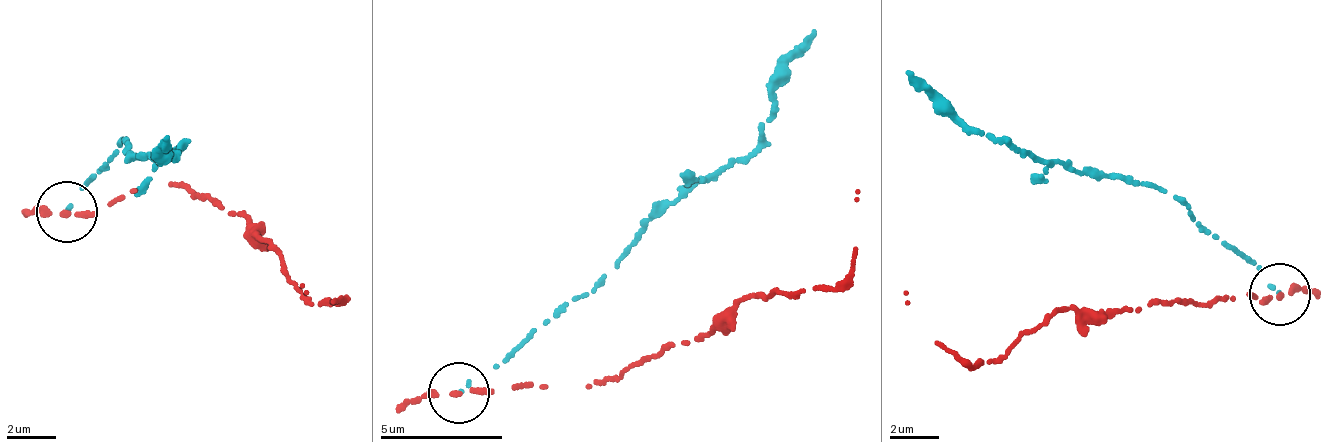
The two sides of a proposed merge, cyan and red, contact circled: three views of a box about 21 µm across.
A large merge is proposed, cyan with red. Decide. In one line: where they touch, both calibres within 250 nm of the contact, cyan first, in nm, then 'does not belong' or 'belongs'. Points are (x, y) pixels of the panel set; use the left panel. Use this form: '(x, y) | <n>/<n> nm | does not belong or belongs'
(66, 211) | 130/130 nm | does not belong

